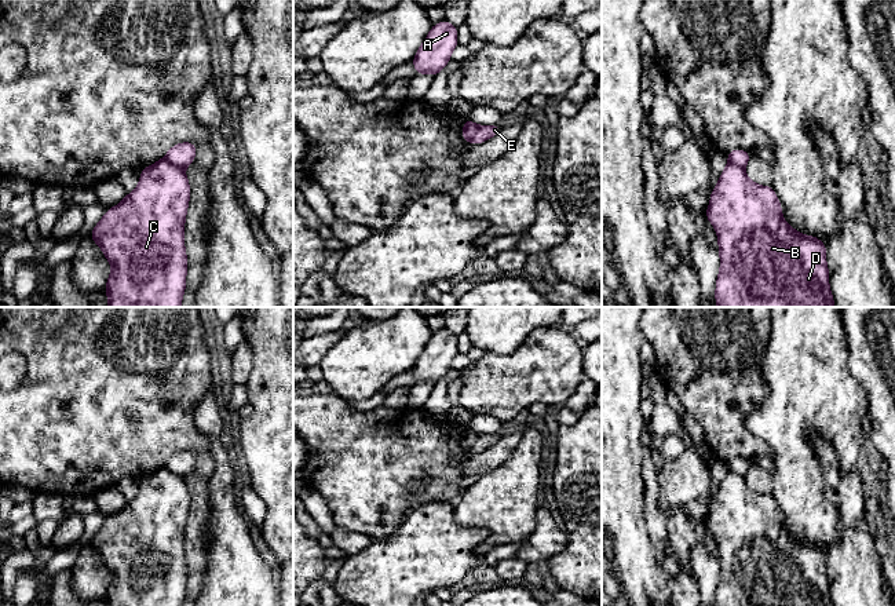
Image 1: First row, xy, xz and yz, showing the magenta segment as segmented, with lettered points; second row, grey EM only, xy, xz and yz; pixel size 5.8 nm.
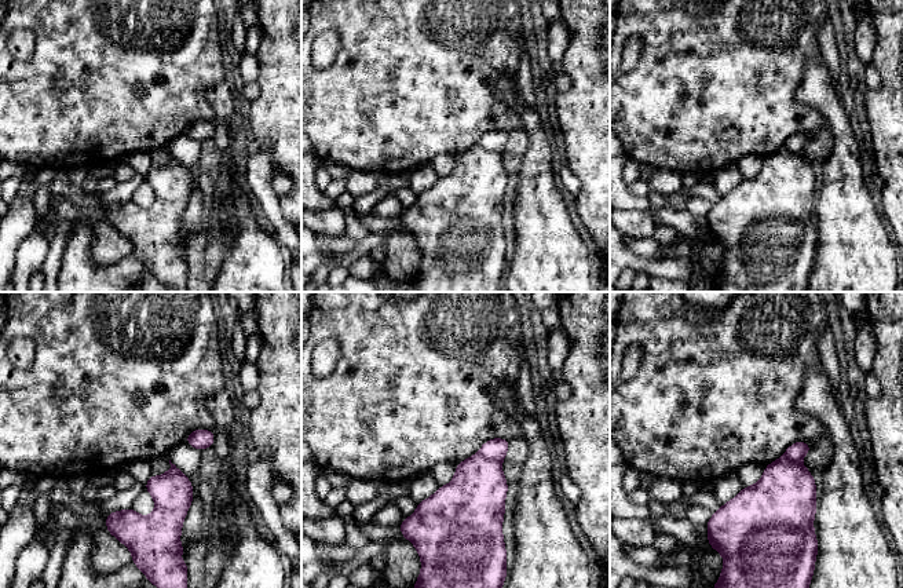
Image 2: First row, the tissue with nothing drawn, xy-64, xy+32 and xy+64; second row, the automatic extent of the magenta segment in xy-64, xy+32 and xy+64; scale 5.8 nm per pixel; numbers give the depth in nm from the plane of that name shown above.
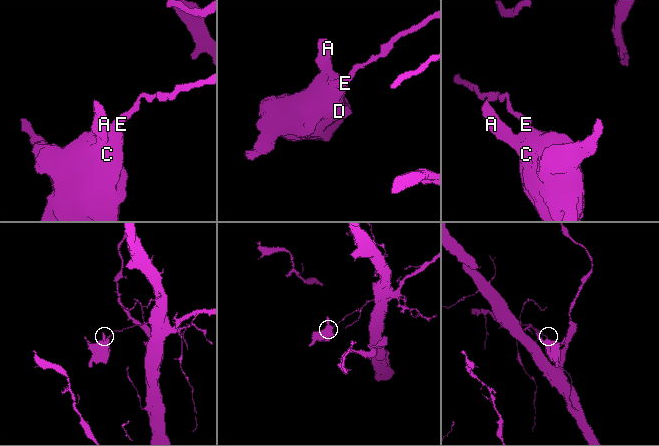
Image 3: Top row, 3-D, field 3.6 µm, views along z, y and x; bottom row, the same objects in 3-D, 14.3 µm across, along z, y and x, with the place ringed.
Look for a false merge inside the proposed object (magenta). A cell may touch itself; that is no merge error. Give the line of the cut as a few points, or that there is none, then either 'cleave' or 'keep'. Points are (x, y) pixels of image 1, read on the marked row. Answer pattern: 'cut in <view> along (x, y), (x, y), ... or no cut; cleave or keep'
cut in xy along (164, 157), (183, 170); cleave

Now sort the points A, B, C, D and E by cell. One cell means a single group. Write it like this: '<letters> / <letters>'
A B C D / E

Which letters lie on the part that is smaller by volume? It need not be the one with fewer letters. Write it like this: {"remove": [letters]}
{"remove": ["A", "B", "C", "D"]}

